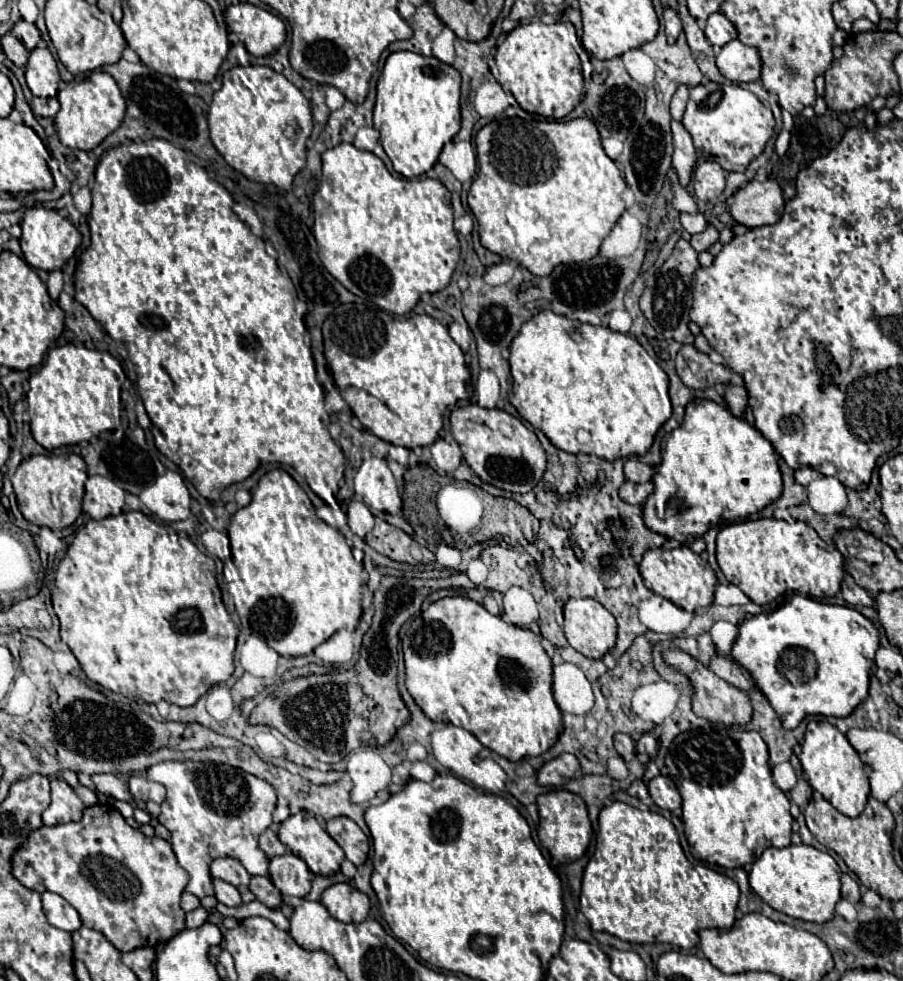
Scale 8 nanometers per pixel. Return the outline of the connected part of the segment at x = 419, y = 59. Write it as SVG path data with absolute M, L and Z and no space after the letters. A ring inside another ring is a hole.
M397 51L387 57L377 83L373 123L381 133L381 145L399 175L411 179L431 171L443 145L459 133L459 87L459 71L437 57L425 57L411 51Z

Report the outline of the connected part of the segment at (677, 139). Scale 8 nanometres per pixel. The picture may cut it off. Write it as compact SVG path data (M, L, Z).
M673 121L671 129L673 129L673 145L675 145L673 167L677 171L679 185L687 187L691 183L691 175L693 175L693 167L695 167L695 147L693 147L691 135L685 131L685 127L681 123Z

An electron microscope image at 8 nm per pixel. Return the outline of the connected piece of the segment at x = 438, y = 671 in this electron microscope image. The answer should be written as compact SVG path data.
M445 597L413 619L403 637L405 685L415 703L435 723L453 723L473 733L497 755L519 761L545 753L561 733L561 711L551 693L551 657L541 647L541 637L529 629L507 625L481 603L467 597Z

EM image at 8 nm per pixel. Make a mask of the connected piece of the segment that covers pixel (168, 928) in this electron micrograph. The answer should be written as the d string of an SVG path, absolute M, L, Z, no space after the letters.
M113 805L87 807L83 819L77 823L39 827L17 847L11 857L15 879L43 893L45 889L65 897L81 915L85 927L95 929L119 951L133 951L139 947L157 947L185 929L185 911L181 909L181 895L189 883L189 875L179 867L171 843L161 837L145 837L139 829L127 825L123 815Z

